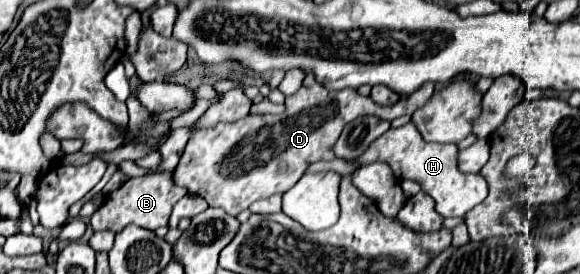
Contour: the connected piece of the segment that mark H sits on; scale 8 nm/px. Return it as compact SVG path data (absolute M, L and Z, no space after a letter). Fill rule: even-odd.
M410 121L400 129L388 129L386 135L382 135L370 149L358 159L360 165L368 165L374 161L386 161L398 181L402 179L414 179L422 185L422 191L426 191L436 201L436 211L442 217L462 217L466 211L470 211L474 205L486 199L488 195L488 183L478 173L462 173L456 169L456 145L440 145L440 143L424 143L422 137L416 131L416 125Z

